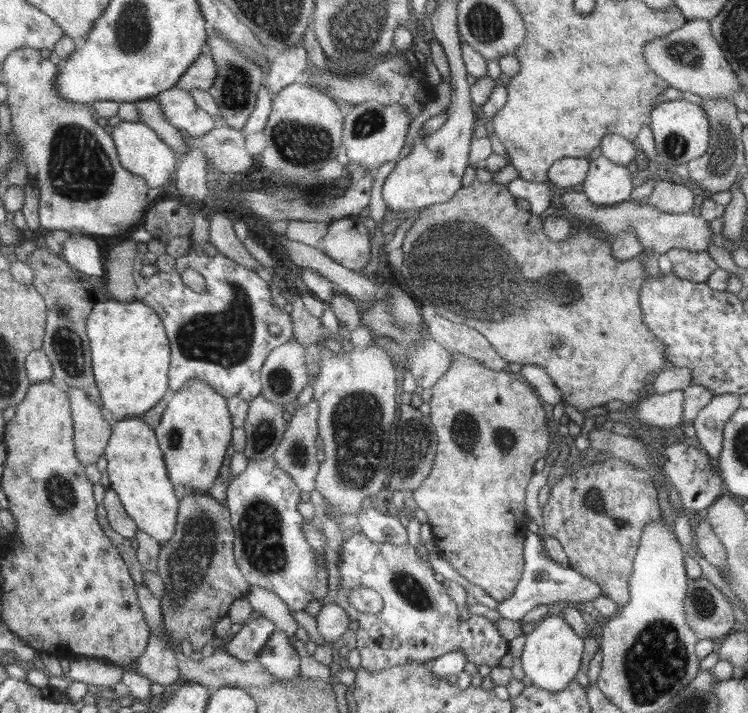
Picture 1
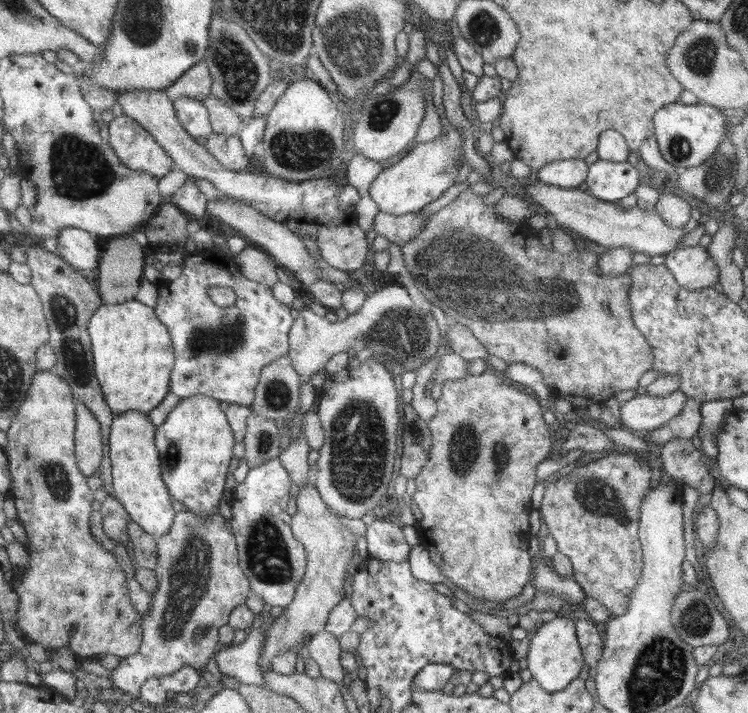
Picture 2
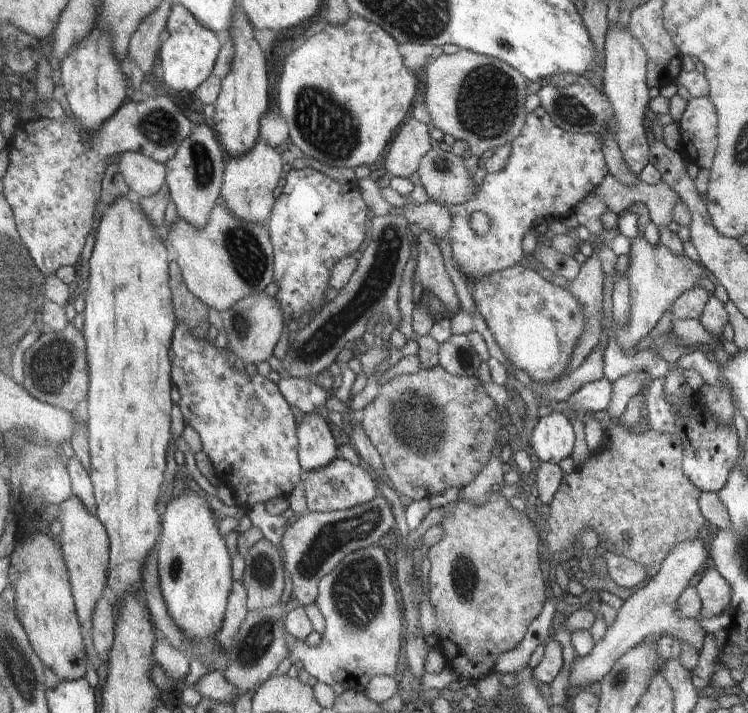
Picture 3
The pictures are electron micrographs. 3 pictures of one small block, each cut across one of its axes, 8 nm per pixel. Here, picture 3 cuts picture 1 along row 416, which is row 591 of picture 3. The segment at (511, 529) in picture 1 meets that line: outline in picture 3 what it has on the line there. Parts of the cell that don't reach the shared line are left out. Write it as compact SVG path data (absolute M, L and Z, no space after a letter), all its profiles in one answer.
M495 488L488 502L479 507L469 504L468 501L457 500L454 508L451 509L451 514L440 524L445 535L437 545L430 548L431 568L428 570L428 582L430 582L430 584L428 584L429 601L434 607L437 620L437 631L435 632L438 640L437 650L440 650L440 652L444 654L445 666L453 669L459 676L458 685L475 683L480 678L484 678L487 674L494 672L497 656L500 656L502 652L515 648L524 638L524 634L526 634L530 622L535 618L538 618L538 615L542 612L544 602L547 600L546 586L544 585L545 581L544 576L542 575L542 563L539 559L539 535L536 526L532 523L533 521L534 518L532 518L526 511L520 512L514 509L508 499L500 496L500 490Z

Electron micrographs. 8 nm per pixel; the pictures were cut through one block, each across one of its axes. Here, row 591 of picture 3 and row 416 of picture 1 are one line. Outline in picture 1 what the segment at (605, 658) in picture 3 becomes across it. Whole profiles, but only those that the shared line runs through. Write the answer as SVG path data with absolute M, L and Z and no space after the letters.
M672 390L666 394L654 394L644 396L638 401L635 408L635 416L644 424L651 424L654 429L681 428L684 420L684 395L683 390Z

